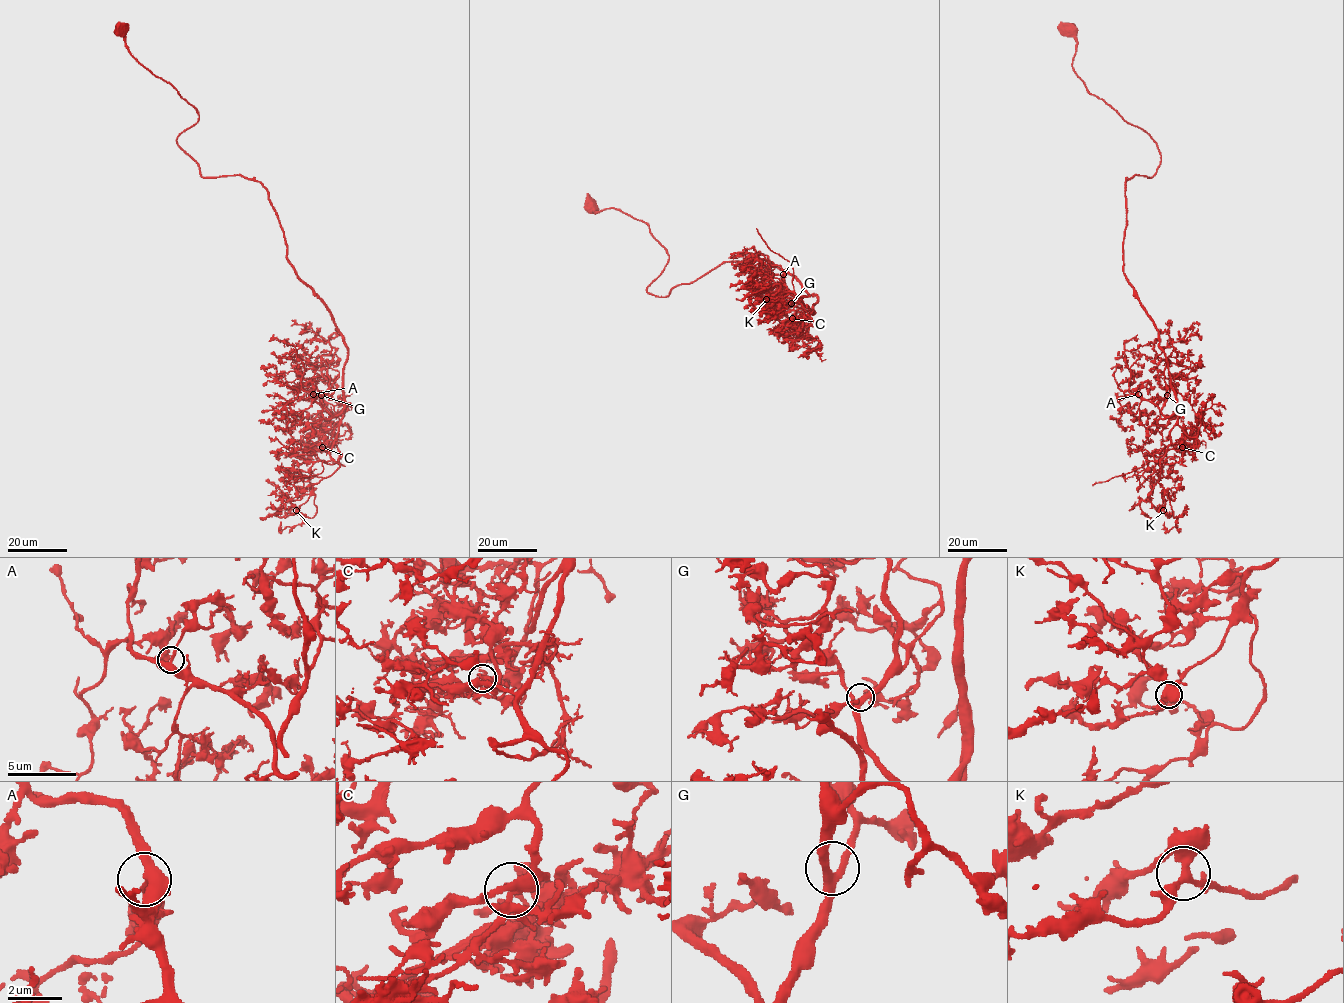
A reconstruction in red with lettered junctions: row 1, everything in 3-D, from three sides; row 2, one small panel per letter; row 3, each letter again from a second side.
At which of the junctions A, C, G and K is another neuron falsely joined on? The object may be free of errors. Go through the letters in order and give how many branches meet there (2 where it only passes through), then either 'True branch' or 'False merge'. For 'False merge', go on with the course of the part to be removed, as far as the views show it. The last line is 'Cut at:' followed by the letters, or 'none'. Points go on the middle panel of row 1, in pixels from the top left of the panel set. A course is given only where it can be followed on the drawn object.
A: Branches: 3. True branch
C: Branches: 3. False merge. Course of the part to remove: (791, 318), (791, 327), (801, 318), (809, 319), (797, 301), (791, 264), (771, 250), (756, 228)
G: Branches: 3. True branch
K: Branches: 3. True branch
Cut at: C

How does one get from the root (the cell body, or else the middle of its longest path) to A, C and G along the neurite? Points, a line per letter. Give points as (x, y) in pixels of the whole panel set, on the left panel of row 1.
A: (120, 31), (195, 109), (176, 142), (199, 174), (266, 190), (347, 350), (344, 409), (325, 418), (313, 394)
C: (120, 31), (195, 109), (176, 142), (199, 174), (266, 190), (288, 262), (340, 332), (343, 418), (321, 447)
G: (120, 31), (195, 109), (176, 142), (199, 174), (266, 190), (288, 262), (347, 350), (344, 409), (321, 395)

